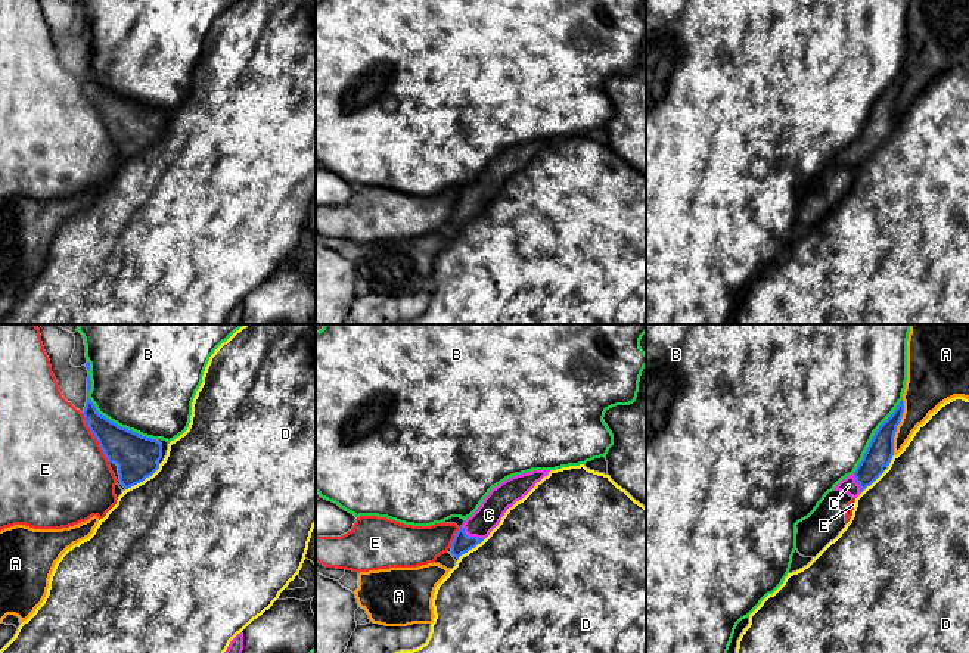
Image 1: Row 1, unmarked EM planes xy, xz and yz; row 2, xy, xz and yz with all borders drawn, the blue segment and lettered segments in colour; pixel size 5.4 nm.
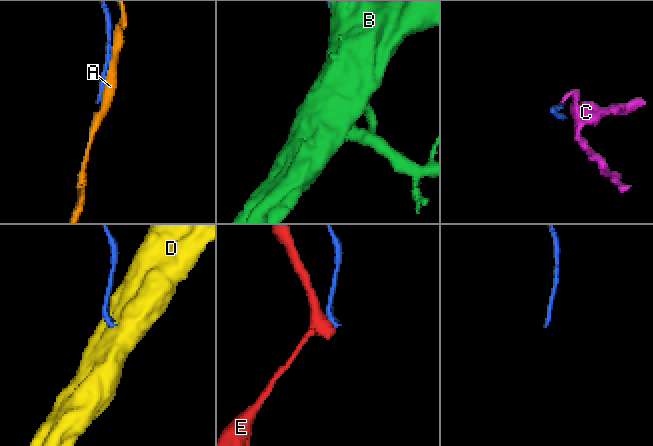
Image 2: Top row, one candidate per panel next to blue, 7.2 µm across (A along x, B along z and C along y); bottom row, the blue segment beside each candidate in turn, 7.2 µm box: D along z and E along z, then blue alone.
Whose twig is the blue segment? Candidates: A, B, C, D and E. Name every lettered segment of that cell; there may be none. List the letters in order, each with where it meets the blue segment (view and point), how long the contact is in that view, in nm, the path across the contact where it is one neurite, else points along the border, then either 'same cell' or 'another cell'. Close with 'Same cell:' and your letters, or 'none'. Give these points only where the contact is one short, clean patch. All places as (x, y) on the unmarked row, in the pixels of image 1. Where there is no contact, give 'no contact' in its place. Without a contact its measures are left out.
A: meets blue in yz at (895, 98); contact 320 nm long; another cell
B: meets blue in xy at (101, 84); contact 600 nm long; another cell
C: meets blue in xz at (472, 207); contact 140 nm long; runs through xz (462, 212), (472, 207), (488, 184); same cell
D: meets blue in xy at (143, 149); contact 240 nm long; border along xy (160, 134), (151, 145), (126, 159); another cell
E: meets blue in xy at (95, 106); contact 320 nm long; another cell
Same cell: C

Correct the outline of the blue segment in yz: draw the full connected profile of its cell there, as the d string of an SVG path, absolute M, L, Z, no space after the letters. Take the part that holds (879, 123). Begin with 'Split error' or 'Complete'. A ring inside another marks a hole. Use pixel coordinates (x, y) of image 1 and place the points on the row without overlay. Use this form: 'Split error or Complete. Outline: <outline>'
Split error. Outline: M901 69L894 83L875 102L855 142L842 149L835 156L835 161L841 161L857 168L883 143L883 139L889 136L894 125L894 106L903 83L904 71Z

